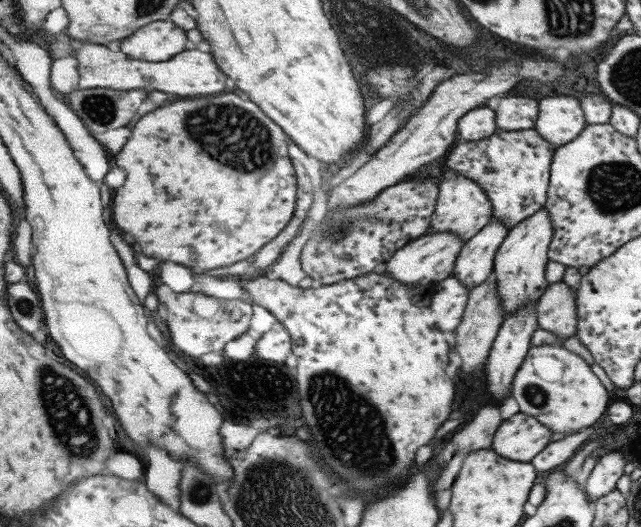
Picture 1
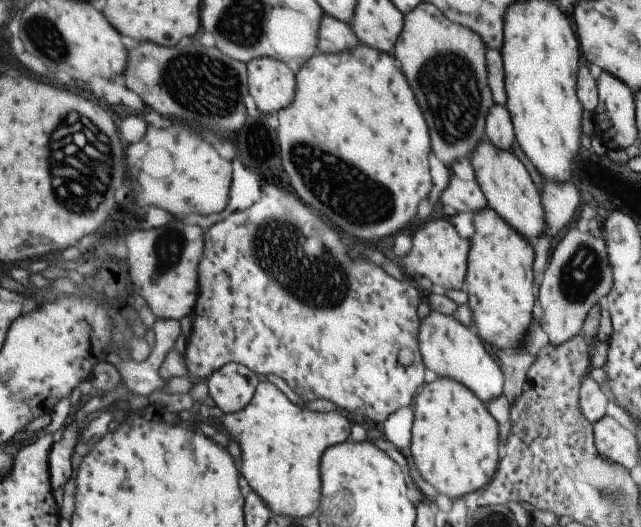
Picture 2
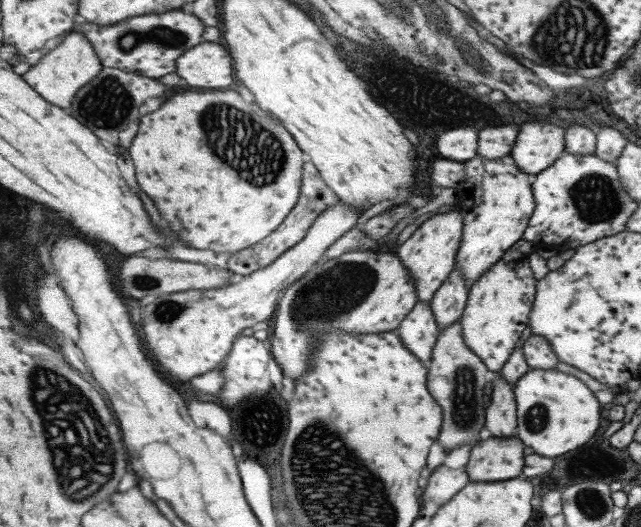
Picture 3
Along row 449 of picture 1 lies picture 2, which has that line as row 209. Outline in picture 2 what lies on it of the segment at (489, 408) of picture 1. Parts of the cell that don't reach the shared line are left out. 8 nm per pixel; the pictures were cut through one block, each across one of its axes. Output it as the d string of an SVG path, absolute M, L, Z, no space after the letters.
M453 174L453 178L449 182L451 182L451 186L447 186L447 190L443 192L445 206L455 208L457 212L467 212L471 215L473 212L481 212L490 206L477 181L467 182L467 180L461 180L459 176Z

